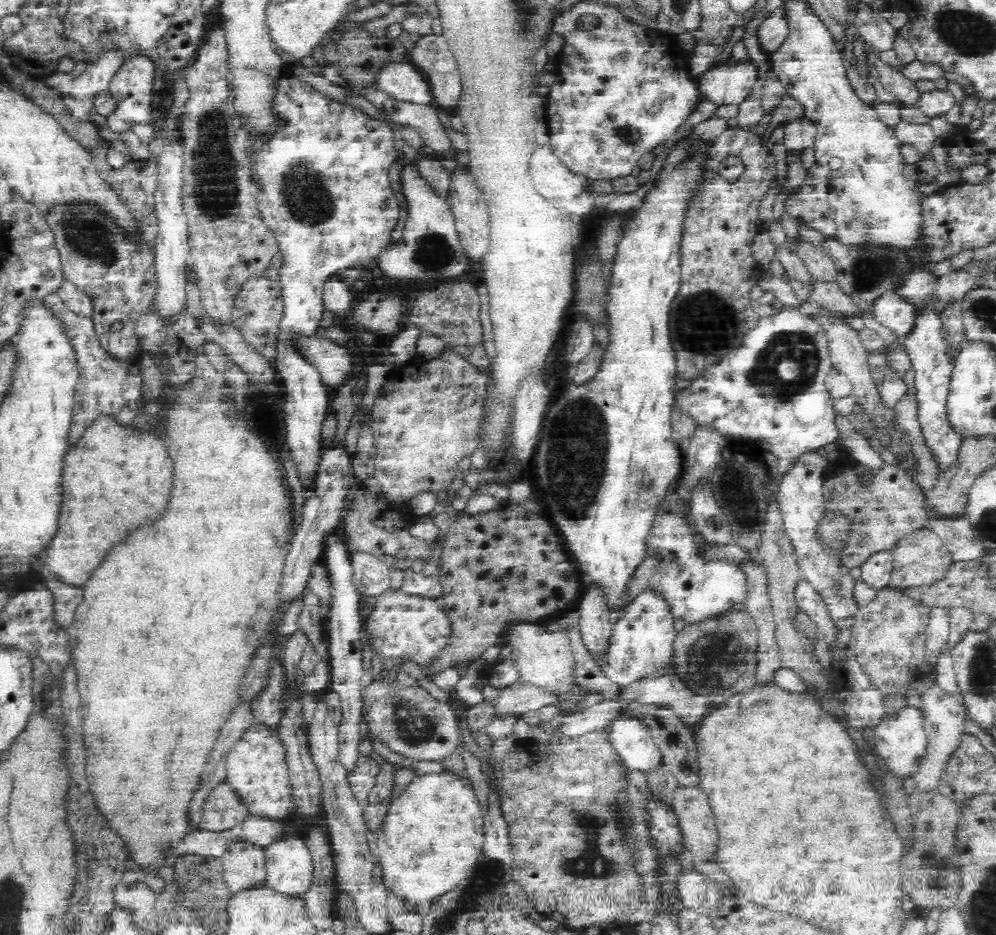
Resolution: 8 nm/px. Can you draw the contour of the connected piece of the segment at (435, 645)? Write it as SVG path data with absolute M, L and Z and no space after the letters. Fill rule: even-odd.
M402 590L385 591L373 603L373 610L364 619L364 634L374 656L413 661L420 668L428 666L445 645L451 633L451 624L440 602L406 595Z

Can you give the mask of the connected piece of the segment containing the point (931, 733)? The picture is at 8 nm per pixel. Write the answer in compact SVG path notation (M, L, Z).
M937 682L927 686L920 696L927 745L924 756L918 763L918 768L912 777L915 780L915 789L918 789L919 792L930 792L937 789L938 782L942 778L942 772L948 768L948 760L958 750L958 746L960 746L962 737L965 734L965 708L956 701L956 697L940 688Z

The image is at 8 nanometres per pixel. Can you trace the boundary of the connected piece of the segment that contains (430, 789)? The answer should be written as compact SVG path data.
M448 770L414 776L402 794L393 801L375 832L378 862L382 871L381 883L389 894L410 904L414 912L423 913L430 902L454 890L482 854L482 808L466 776L461 777Z

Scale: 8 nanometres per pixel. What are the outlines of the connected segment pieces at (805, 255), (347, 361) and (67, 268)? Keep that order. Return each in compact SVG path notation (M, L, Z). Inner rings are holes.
M799 238L795 252L798 258L806 264L808 271L814 275L815 280L830 283L836 281L836 276L838 276L836 264L834 264L832 258L822 250L821 245L813 245Z
M312 336L298 340L298 351L316 365L321 381L328 388L339 388L352 376L352 358L328 338Z
M100 138L99 143L88 151L99 176L109 184L135 219L136 236L120 227L120 223L94 201L60 201L44 208L43 213L59 252L63 277L94 299L92 319L102 348L114 357L130 360L139 357L135 322L154 300L158 288L155 267L158 219L154 208L154 186L140 184L142 172L148 172L142 168L144 162L140 164L127 158L120 170L114 170L106 160L110 148L110 144ZM115 322L122 322L121 330L110 330Z

